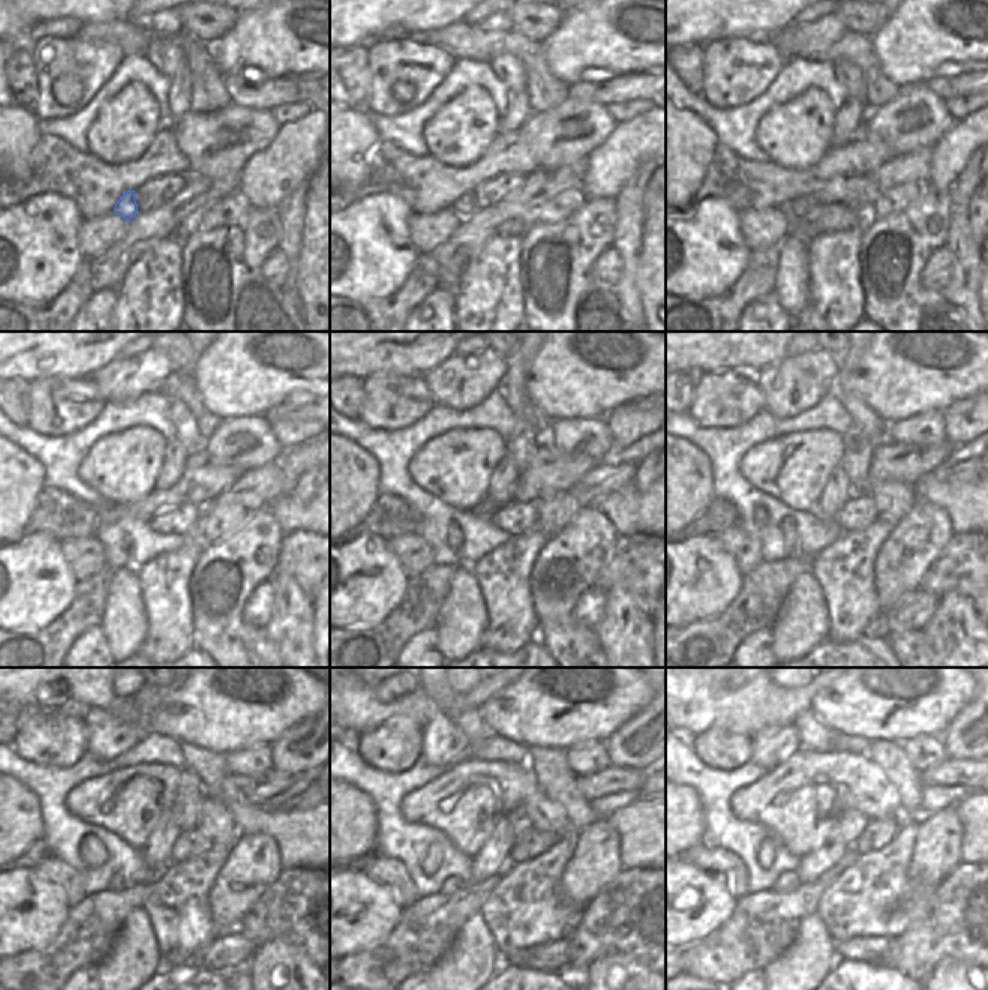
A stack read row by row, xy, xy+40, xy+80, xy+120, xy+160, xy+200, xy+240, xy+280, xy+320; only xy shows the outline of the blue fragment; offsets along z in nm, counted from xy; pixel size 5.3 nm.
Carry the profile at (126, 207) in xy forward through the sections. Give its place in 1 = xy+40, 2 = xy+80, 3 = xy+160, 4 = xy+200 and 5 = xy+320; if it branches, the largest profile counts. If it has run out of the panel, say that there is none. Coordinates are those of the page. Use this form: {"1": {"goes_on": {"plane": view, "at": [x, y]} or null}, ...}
{"1": {"goes_on": {"plane": "xy+40", "at": [464, 206]}}, "2": {"goes_on": {"plane": "xy+80", "at": [801, 206]}}, "3": {"goes_on": {"plane": "xy+160", "at": [455, 534]}}, "4": {"goes_on": {"plane": "xy+200", "at": [789, 534]}}, "5": {"goes_on": {"plane": "xy+320", "at": [787, 882]}}}

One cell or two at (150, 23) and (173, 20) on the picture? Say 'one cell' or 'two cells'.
one cell

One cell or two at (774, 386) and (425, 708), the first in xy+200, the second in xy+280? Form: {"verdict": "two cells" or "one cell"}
{"verdict": "two cells"}

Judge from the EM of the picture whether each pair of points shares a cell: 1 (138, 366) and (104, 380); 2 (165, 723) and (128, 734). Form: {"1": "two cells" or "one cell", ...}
{"1": "one cell", "2": "two cells"}

